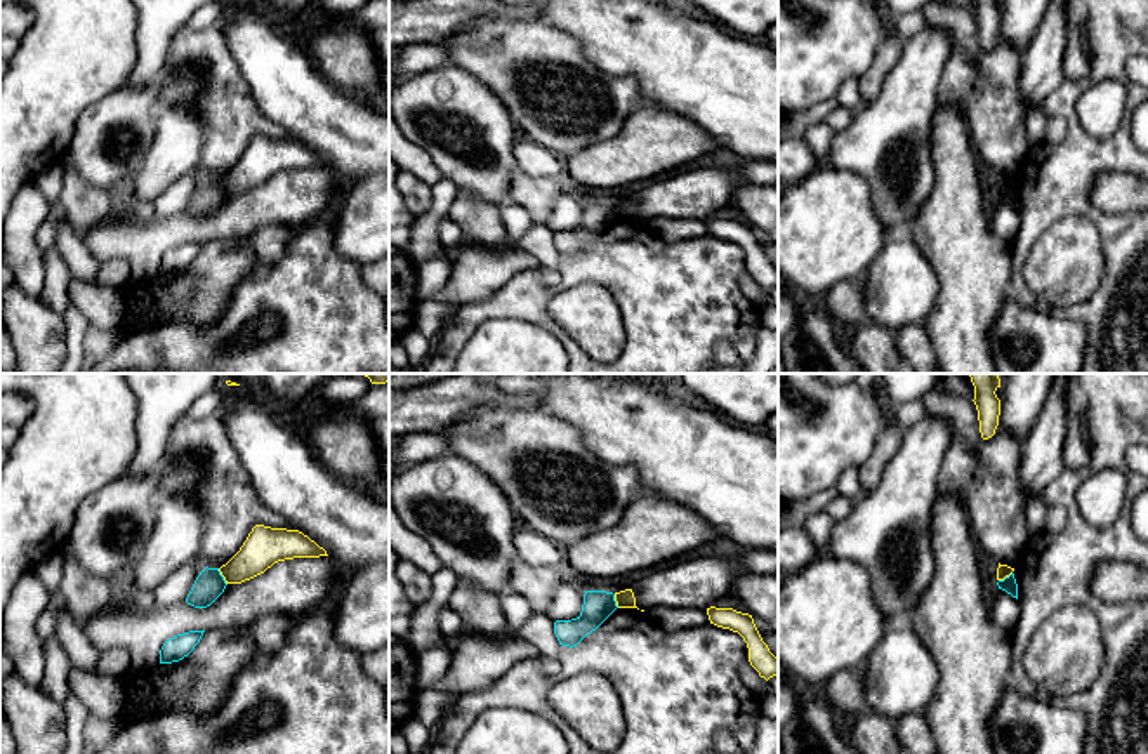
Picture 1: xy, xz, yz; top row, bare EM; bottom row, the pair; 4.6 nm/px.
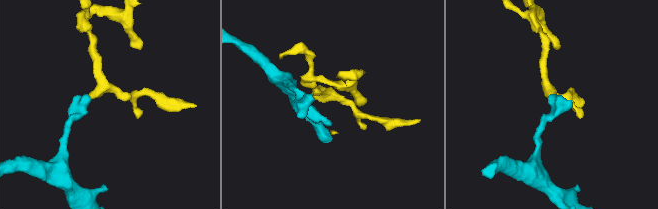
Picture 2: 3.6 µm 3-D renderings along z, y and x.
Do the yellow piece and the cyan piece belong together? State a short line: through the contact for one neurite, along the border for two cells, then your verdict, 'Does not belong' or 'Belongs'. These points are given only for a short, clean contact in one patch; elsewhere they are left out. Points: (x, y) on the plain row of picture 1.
Line: xy (217, 179), (226, 195). Does not belong

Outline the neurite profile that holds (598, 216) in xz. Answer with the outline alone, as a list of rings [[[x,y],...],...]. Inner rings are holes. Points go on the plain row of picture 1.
[[[585,202],[582,222],[571,231],[556,231],[554,245],[563,257],[577,257],[587,245],[596,241],[615,221],[613,203]]]

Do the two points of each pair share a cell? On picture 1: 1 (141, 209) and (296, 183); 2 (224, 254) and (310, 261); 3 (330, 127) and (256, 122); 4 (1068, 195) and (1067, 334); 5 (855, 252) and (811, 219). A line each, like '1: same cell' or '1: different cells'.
1: different cells
2: different cells
3: different cells
4: different cells
5: same cell

